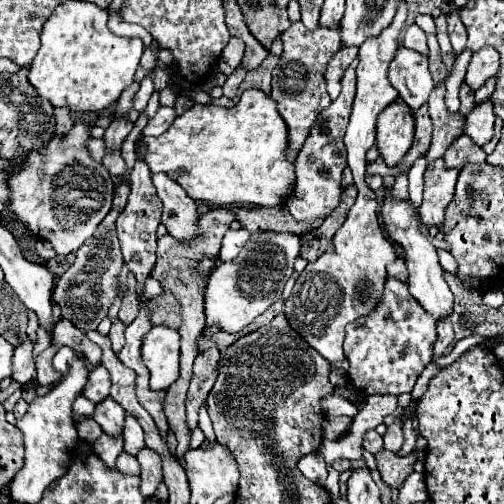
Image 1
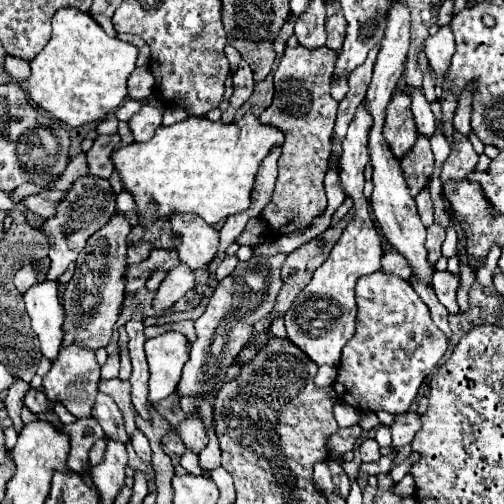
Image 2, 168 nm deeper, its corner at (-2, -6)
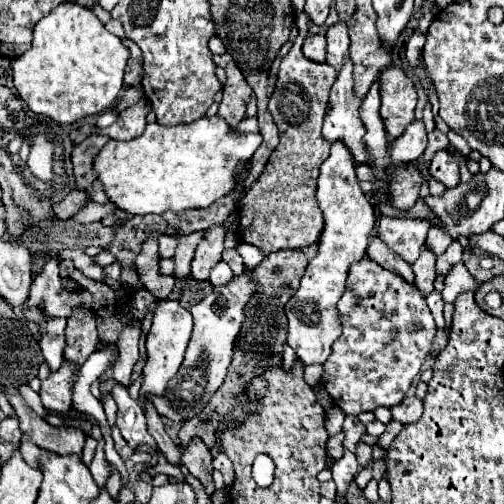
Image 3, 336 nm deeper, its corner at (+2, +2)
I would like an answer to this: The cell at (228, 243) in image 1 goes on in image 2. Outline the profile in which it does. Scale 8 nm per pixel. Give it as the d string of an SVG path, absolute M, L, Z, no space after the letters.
M236 256L226 258L226 260L218 266L218 270L216 270L216 278L218 278L218 280L224 280L224 278L236 268L236 264L238 264L238 258L236 258Z

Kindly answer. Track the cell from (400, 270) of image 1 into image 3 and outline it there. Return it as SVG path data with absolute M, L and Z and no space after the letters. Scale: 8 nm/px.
M382 216L378 224L378 238L400 258L408 260L410 264L418 258L420 246L426 240L430 222L424 218L414 220L398 220Z

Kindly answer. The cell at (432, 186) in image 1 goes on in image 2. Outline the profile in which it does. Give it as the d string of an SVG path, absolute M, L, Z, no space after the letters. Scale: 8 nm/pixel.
M432 224L428 228L428 236L426 236L426 248L428 248L428 262L434 266L438 262L438 258L442 256L440 254L440 246L444 242L444 228L438 226L438 224Z

